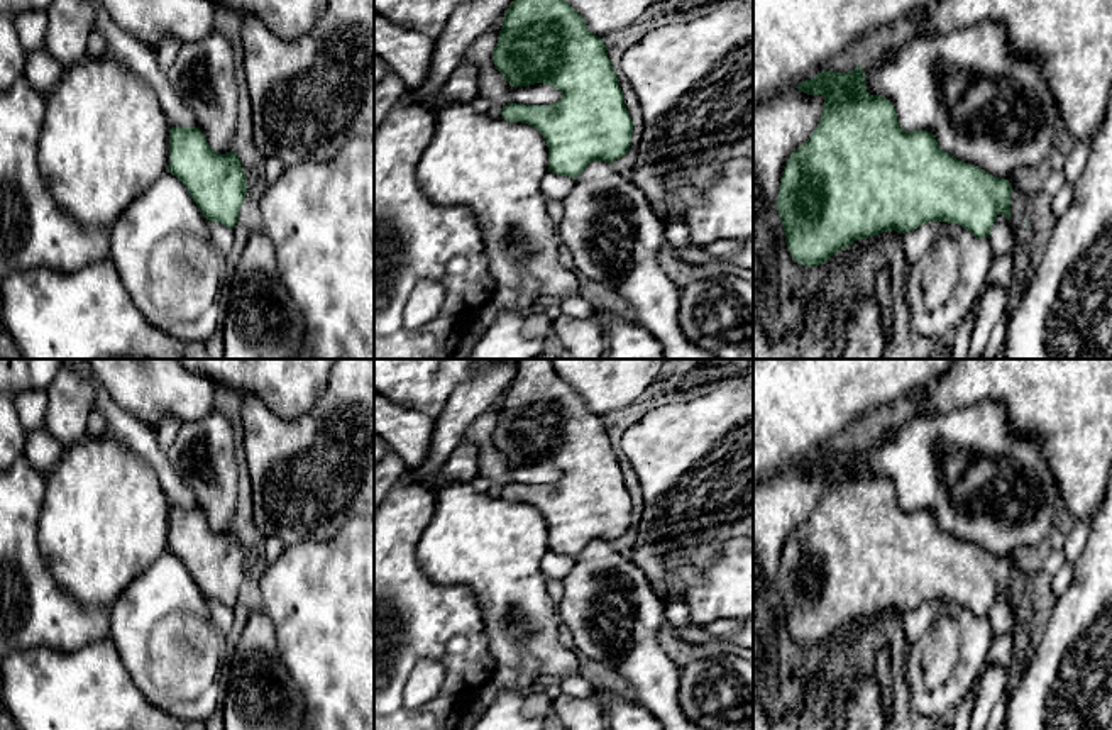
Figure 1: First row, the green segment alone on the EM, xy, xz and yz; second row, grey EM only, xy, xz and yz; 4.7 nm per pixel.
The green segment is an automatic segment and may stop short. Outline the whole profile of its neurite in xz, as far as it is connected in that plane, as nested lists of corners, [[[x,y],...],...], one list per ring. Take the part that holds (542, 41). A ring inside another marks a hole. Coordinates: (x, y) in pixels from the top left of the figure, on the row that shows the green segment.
[[[513,0],[503,17],[493,63],[511,86],[547,83],[562,93],[552,105],[508,103],[501,112],[501,119],[528,124],[543,135],[548,171],[575,180],[589,163],[611,164],[628,152],[633,120],[606,44],[565,0]]]

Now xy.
[[[171,127],[168,171],[184,185],[208,222],[235,227],[247,185],[234,151],[215,152],[198,127]]]

